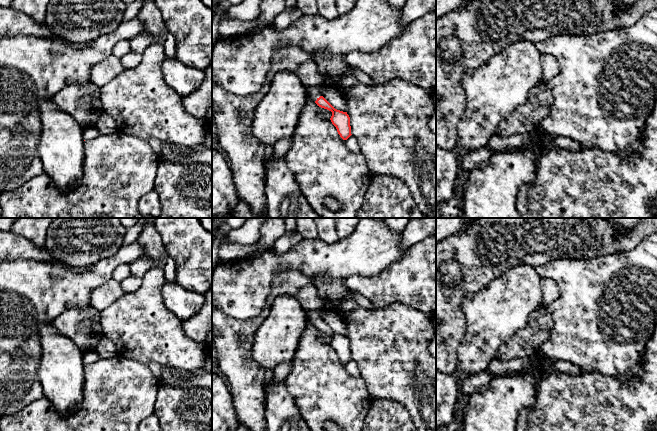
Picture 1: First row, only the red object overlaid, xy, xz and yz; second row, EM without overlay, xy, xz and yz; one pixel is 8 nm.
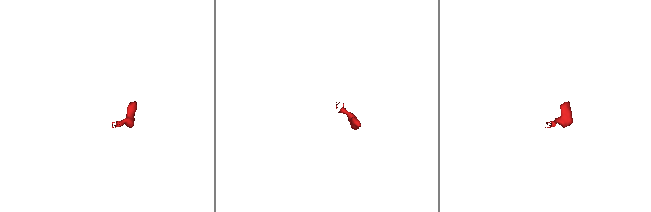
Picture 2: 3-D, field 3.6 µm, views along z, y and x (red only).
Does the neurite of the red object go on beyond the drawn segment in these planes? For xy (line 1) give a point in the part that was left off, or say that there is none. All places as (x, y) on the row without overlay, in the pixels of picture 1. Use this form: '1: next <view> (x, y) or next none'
1: next none

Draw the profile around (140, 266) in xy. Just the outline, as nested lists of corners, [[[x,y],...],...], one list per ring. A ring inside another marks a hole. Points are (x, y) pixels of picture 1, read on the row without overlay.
[[[143,254],[134,262],[130,263],[129,266],[131,275],[139,278],[142,278],[153,266],[160,266],[163,268],[167,281],[174,282],[176,280],[176,263],[168,255],[158,259],[152,259],[150,256]]]

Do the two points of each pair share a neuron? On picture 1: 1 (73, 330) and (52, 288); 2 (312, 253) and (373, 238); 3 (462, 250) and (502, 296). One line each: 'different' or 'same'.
1: different
2: same
3: different

